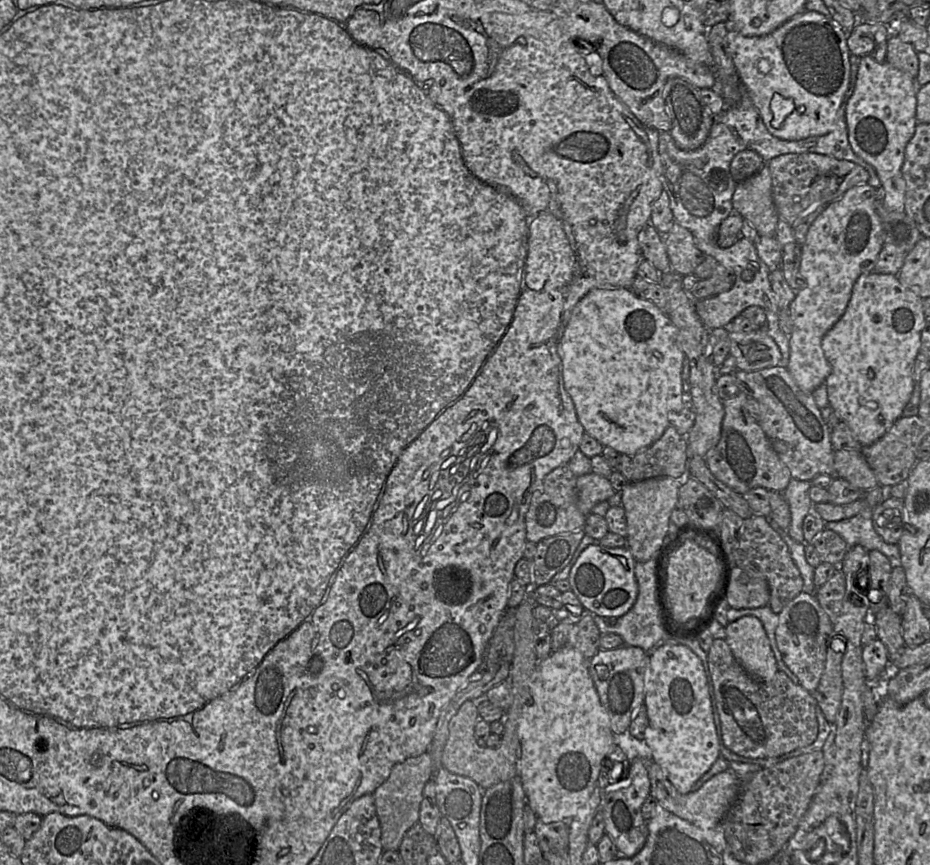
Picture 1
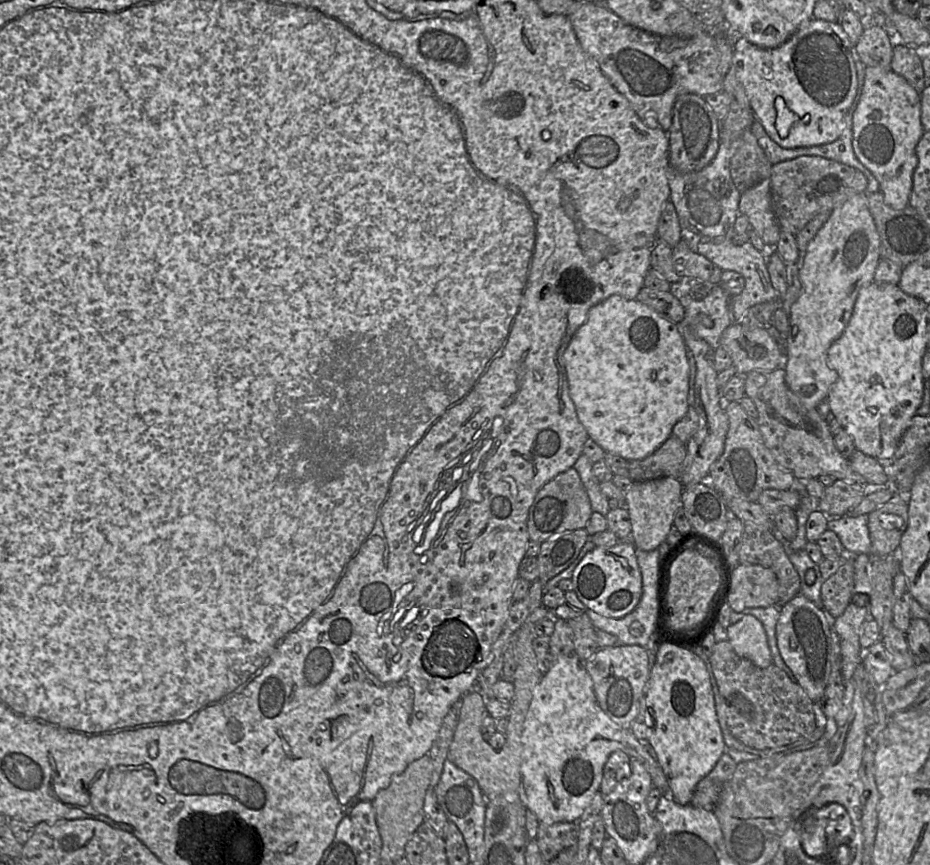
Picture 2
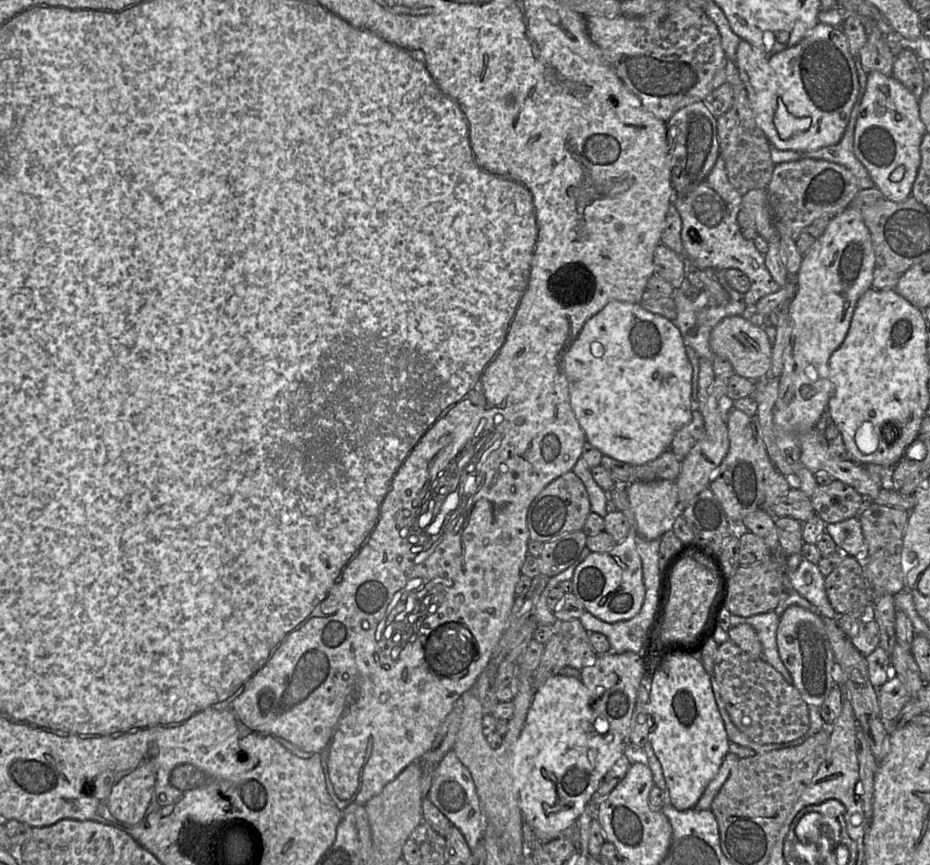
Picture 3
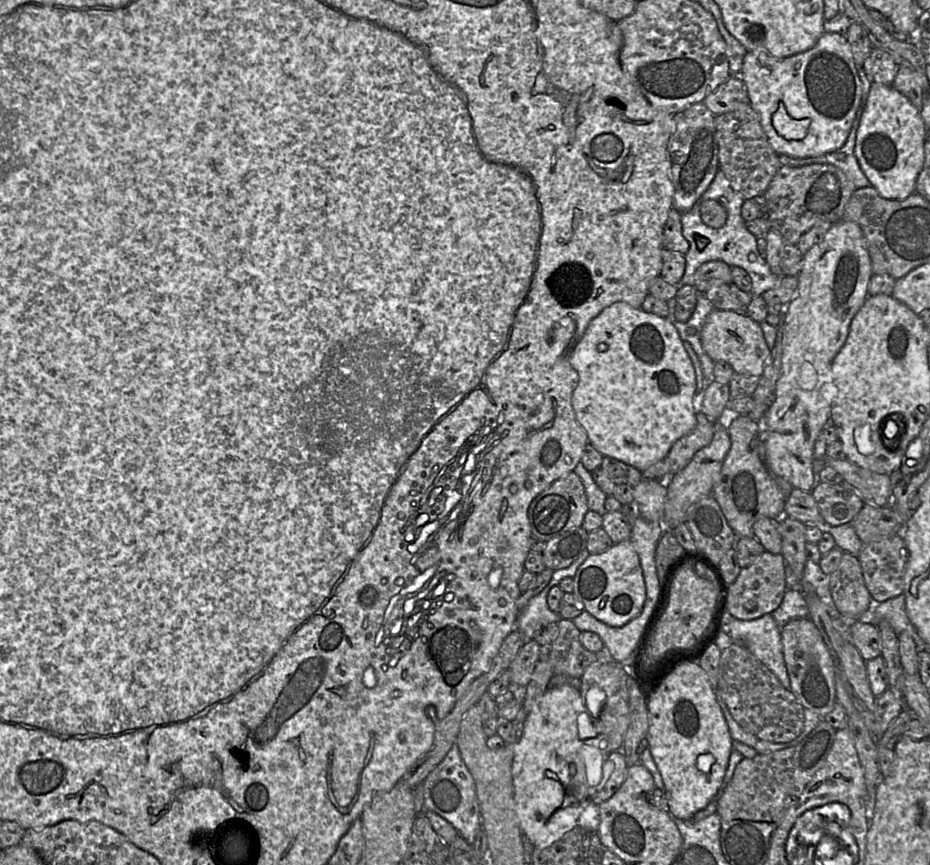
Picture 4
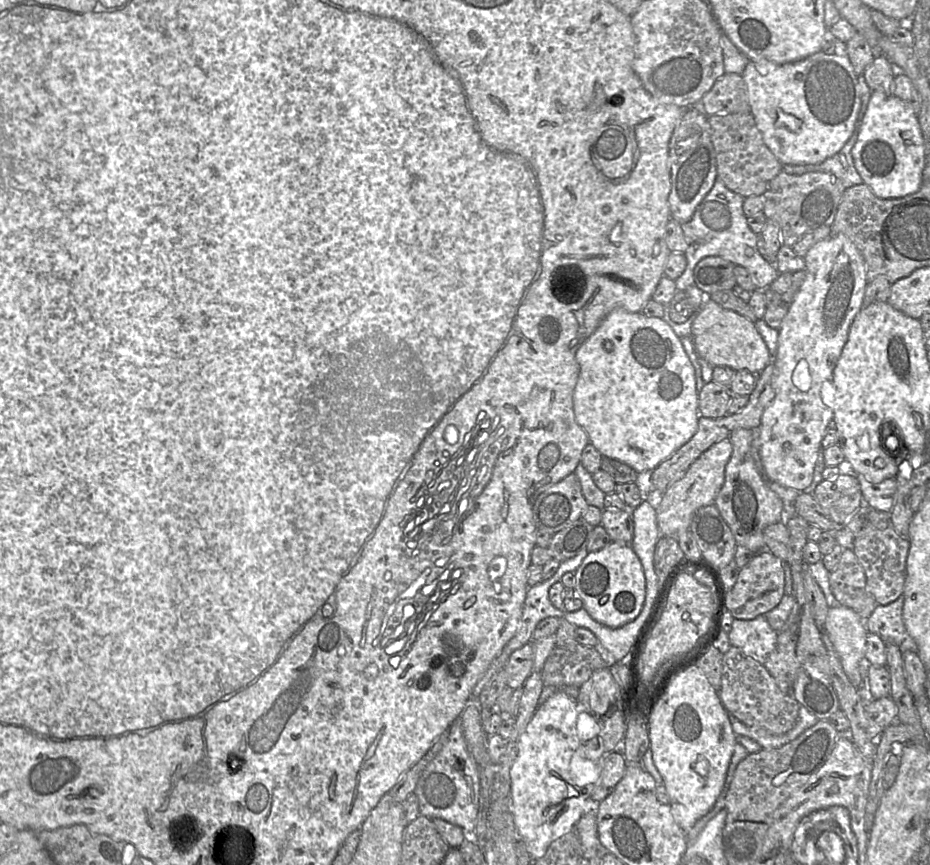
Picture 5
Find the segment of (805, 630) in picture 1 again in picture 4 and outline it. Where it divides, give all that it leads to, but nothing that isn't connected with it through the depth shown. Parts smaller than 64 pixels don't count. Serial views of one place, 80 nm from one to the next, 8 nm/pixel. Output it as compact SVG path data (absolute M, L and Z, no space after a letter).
M809 617L791 620L781 628L781 642L790 679L790 690L804 708L813 711L823 719L832 711L836 703L837 663L819 629Z

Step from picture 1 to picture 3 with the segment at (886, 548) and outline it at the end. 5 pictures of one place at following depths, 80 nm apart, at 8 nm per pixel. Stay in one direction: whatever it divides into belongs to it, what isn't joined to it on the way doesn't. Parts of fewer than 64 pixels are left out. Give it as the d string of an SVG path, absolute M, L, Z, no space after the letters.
M858 516L841 522L826 523L825 531L830 534L843 554L853 556L862 562L870 556Z

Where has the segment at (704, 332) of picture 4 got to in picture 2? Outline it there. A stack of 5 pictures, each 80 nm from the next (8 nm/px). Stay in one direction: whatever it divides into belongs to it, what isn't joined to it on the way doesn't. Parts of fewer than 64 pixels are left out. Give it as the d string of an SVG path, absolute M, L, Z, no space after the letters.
M734 322L721 334L719 344L728 352L736 375L785 369L785 352L763 328L749 329Z

